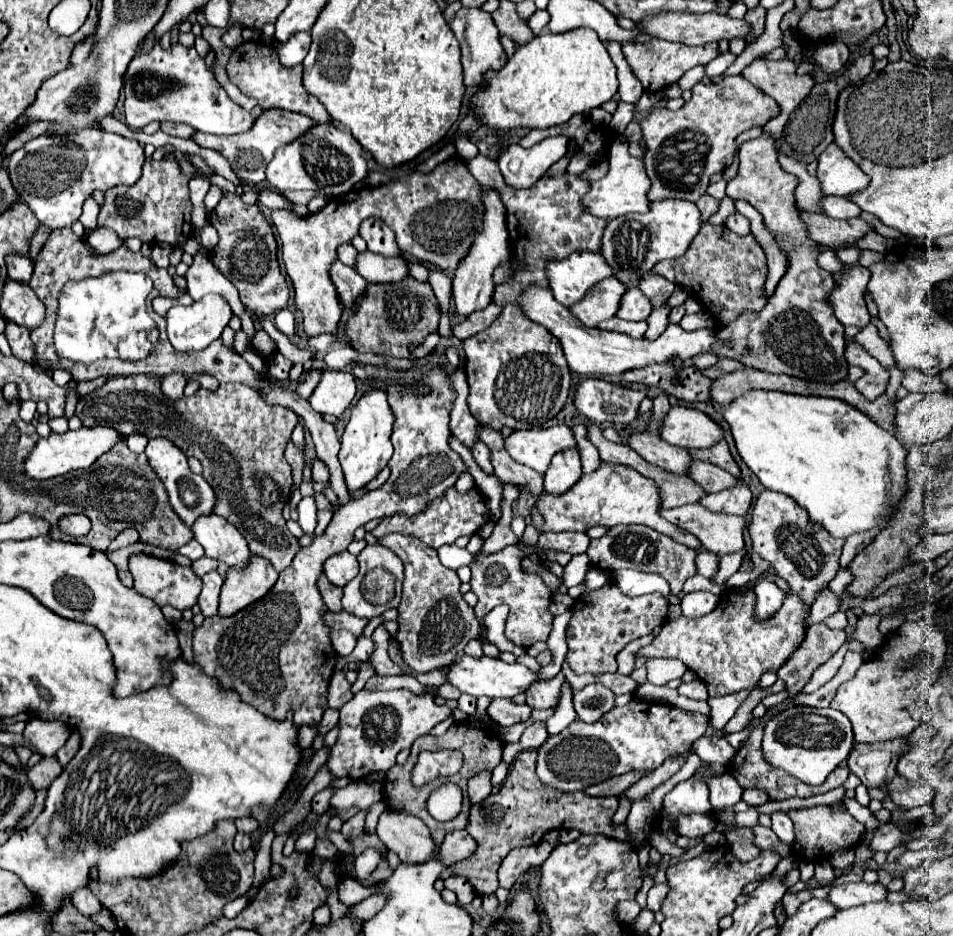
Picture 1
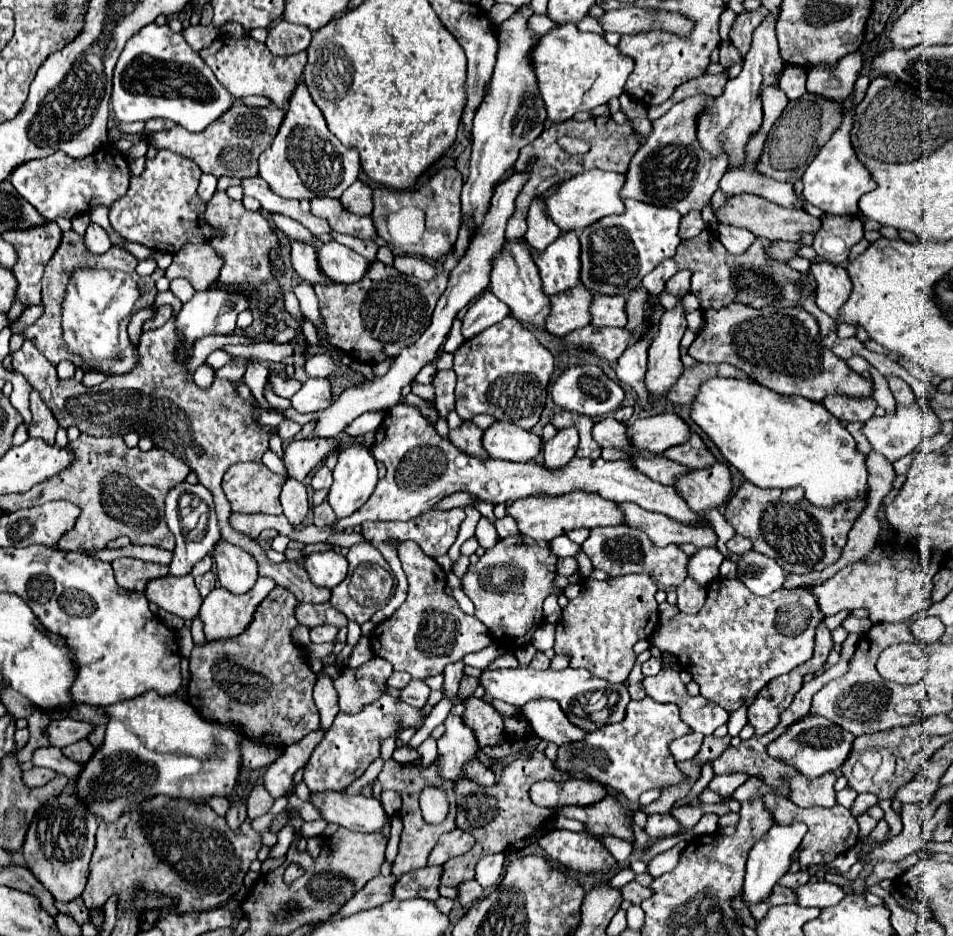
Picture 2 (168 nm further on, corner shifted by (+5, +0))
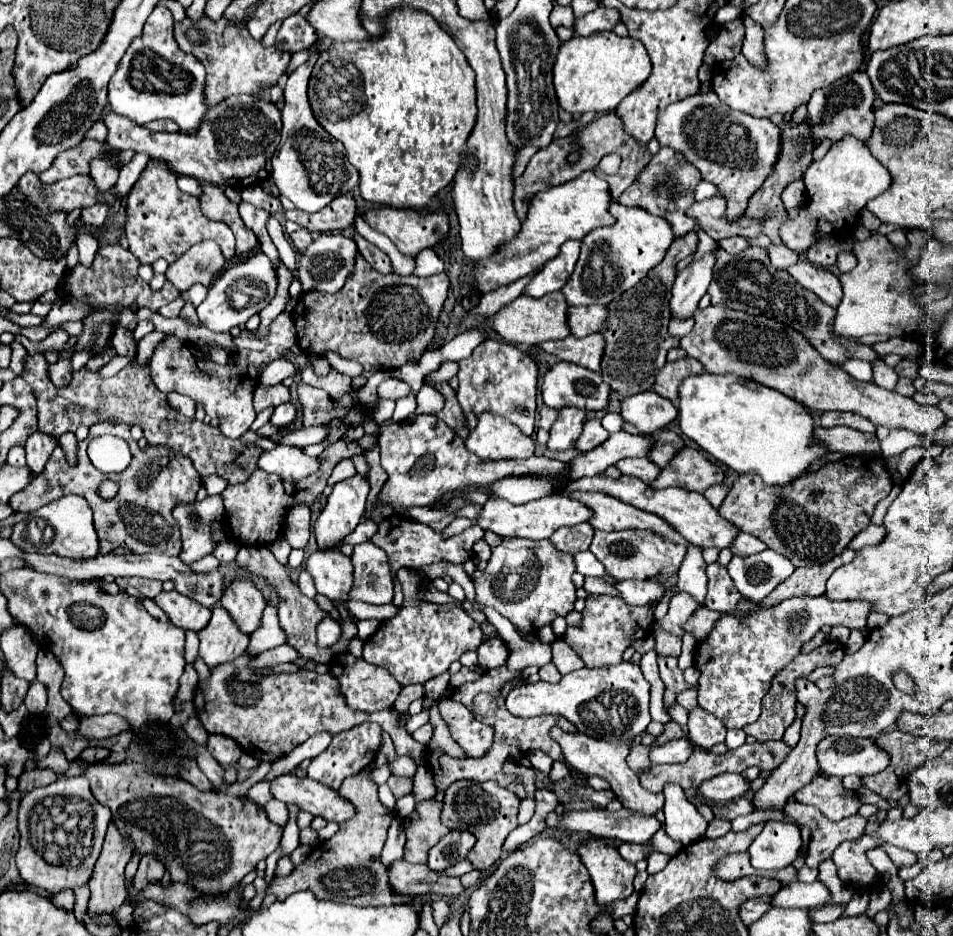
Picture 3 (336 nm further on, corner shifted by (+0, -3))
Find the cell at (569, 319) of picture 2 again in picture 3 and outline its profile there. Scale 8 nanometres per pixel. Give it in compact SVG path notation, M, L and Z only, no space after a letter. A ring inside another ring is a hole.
M551 292L543 298L529 298L529 296L519 296L493 316L487 316L485 320L487 328L495 330L495 334L509 344L537 344L545 340L563 340L569 336L569 326L567 326L567 304L561 292Z

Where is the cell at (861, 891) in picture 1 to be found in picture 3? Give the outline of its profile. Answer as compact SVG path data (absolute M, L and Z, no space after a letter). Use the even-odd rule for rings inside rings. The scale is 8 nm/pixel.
M791 882L787 886L781 886L779 892L771 896L771 906L777 908L805 908L815 910L829 902L829 890L821 882Z

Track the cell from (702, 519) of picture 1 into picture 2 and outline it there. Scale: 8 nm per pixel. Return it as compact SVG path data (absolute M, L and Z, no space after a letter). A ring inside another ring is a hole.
M620 503L626 513L626 525L644 531L654 545L682 545L692 543L700 547L716 547L716 533L712 523L706 519L708 525L678 525L678 521L670 521L670 517L654 511L646 511L634 503Z

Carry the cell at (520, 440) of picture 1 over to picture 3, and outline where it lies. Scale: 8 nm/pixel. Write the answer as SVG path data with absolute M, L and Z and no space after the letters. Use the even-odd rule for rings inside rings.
M491 412L477 414L477 426L465 438L465 446L483 460L527 458L535 452L533 438L525 436L507 418Z

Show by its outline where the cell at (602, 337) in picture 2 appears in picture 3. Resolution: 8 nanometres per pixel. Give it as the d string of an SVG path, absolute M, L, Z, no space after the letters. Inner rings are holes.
M591 334L591 336L583 336L583 338L567 336L563 340L549 340L543 344L537 344L537 348L541 348L543 352L553 354L559 360L583 366L593 372L599 372L603 346L605 346L605 340L601 334Z

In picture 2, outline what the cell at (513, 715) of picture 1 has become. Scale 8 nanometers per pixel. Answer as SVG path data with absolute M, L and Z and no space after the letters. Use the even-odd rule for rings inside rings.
M470 697L466 701L466 711L464 711L462 719L468 727L474 729L480 747L500 745L498 735L504 731L502 715L494 709L494 705L490 701L486 701L484 697L480 697L480 699Z

